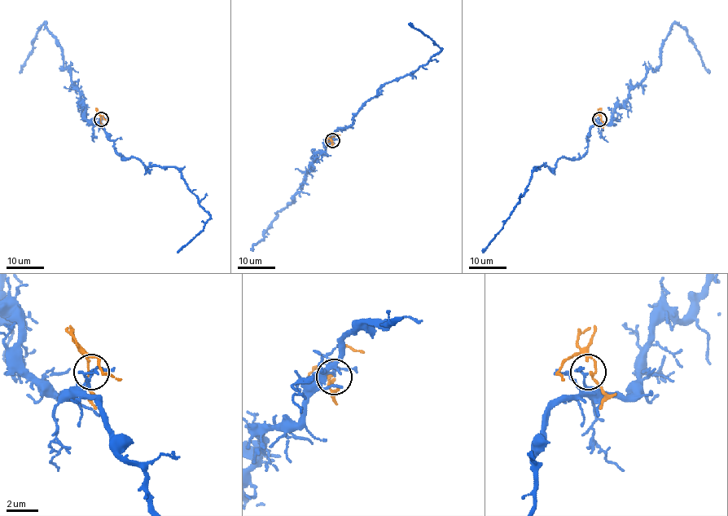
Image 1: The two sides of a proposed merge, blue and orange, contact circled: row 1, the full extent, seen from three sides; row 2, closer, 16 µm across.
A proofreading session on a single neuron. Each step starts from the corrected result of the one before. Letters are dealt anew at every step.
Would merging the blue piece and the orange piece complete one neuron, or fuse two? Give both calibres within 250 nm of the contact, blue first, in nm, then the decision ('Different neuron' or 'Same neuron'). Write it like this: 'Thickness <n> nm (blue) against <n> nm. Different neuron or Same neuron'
Thickness 110 nm (blue) against 120 nm. Different neuron

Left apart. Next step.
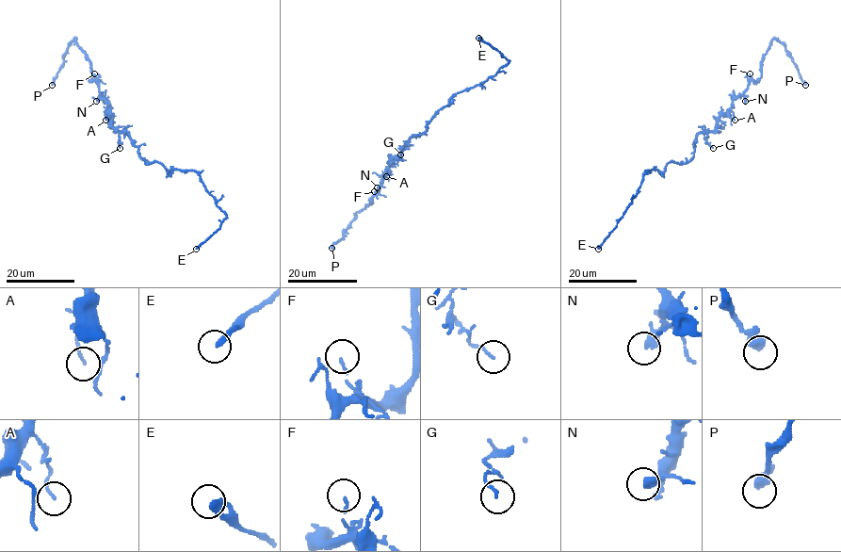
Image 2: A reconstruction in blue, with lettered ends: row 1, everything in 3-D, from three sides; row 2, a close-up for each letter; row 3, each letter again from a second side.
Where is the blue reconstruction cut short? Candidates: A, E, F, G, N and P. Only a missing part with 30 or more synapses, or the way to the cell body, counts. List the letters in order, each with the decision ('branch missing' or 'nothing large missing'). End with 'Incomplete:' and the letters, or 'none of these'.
A: nothing large missing
E: nothing large missing
F: nothing large missing
G: nothing large missing
N: nothing large missing
P: nothing large missing
Incomplete: none of these

